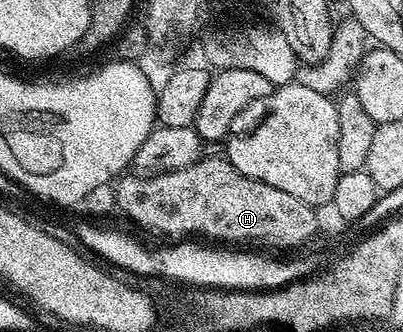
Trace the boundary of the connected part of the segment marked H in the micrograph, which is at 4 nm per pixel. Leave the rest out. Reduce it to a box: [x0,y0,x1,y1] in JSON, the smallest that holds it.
[115,155,319,248]

